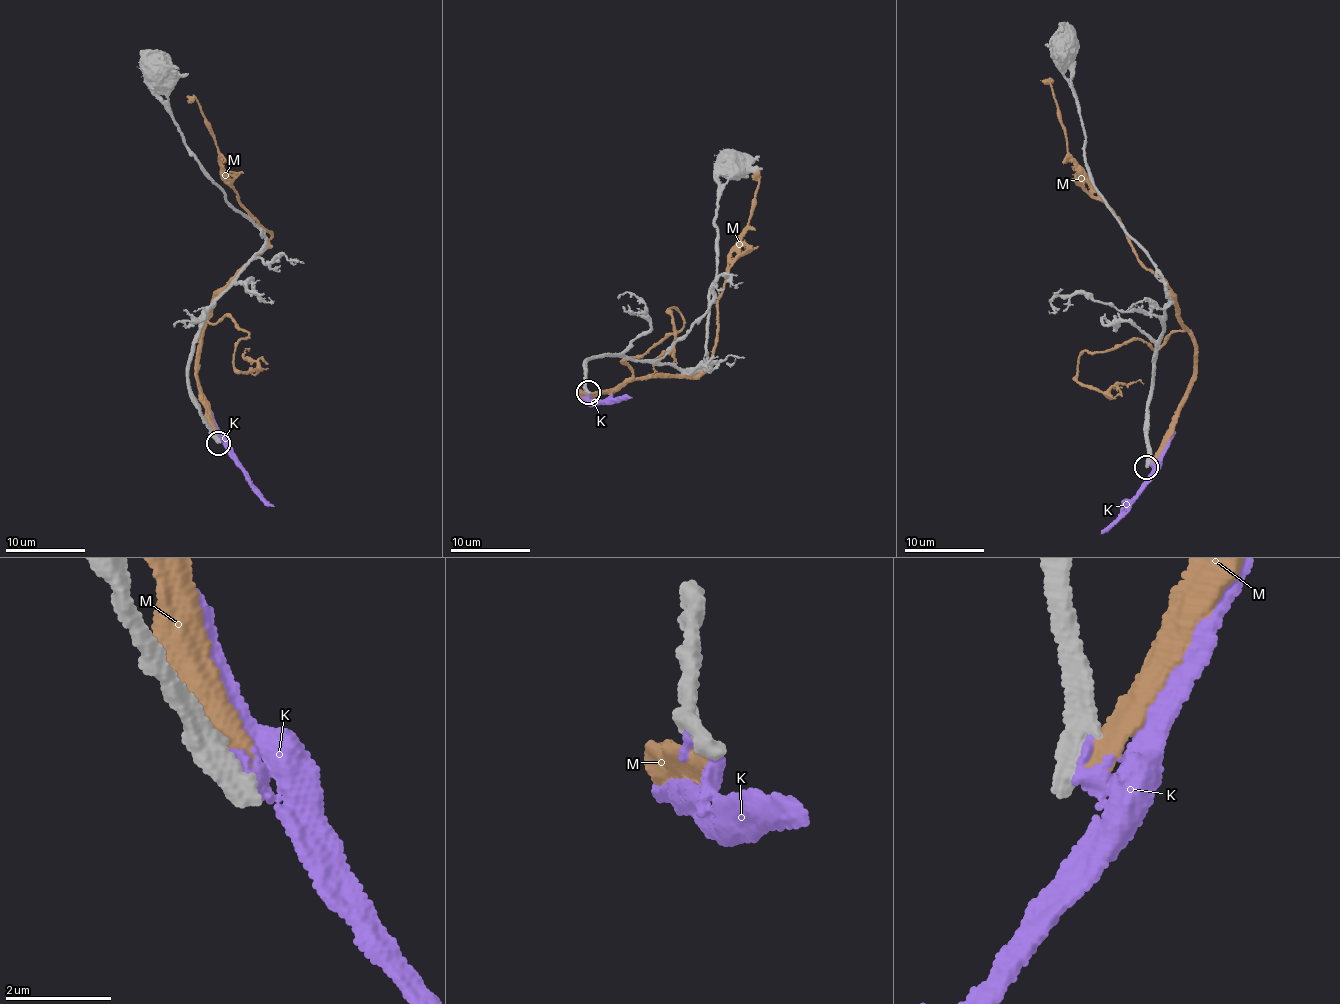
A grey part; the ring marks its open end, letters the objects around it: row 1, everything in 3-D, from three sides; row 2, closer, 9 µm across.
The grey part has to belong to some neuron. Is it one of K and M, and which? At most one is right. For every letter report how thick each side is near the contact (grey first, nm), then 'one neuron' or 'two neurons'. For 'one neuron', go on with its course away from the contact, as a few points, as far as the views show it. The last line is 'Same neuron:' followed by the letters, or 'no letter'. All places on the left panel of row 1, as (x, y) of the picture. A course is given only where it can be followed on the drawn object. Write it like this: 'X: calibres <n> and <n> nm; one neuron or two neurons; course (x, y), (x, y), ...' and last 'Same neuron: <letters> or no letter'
K: calibres 550 and 280 nm; two neurons
M: calibres 550 and 360 nm; two neurons
Same neuron: no letter

